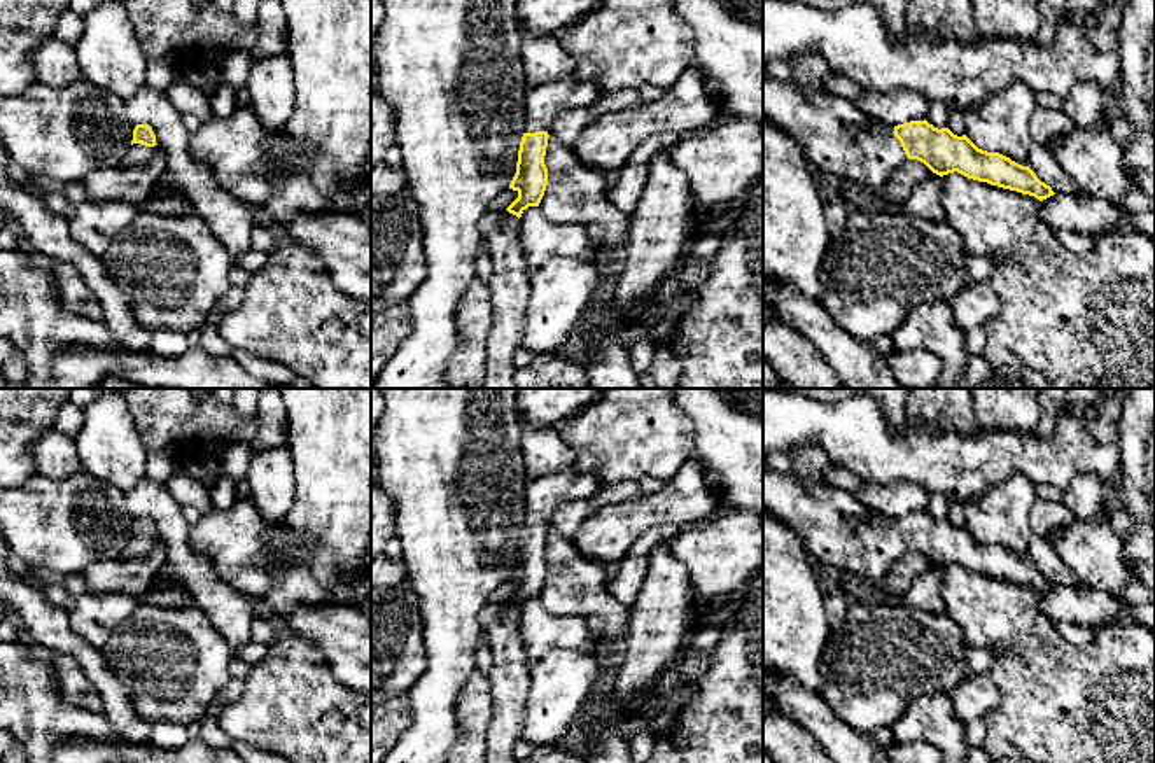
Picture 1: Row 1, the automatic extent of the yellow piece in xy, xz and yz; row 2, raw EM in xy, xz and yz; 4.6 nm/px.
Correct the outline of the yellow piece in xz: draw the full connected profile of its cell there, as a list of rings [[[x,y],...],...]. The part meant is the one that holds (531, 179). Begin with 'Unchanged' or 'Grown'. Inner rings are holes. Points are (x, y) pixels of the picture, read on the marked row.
Grown. [[[522,23],[518,30],[527,79],[525,133],[520,142],[516,173],[509,184],[518,198],[506,210],[520,219],[528,206],[539,206],[548,186],[544,156],[550,126],[562,114],[590,108],[606,91],[574,79],[572,58],[556,35],[532,33]]]

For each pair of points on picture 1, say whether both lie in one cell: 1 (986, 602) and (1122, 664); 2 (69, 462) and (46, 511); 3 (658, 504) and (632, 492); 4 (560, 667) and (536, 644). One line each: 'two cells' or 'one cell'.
1: one cell
2: two cells
3: two cells
4: two cells

